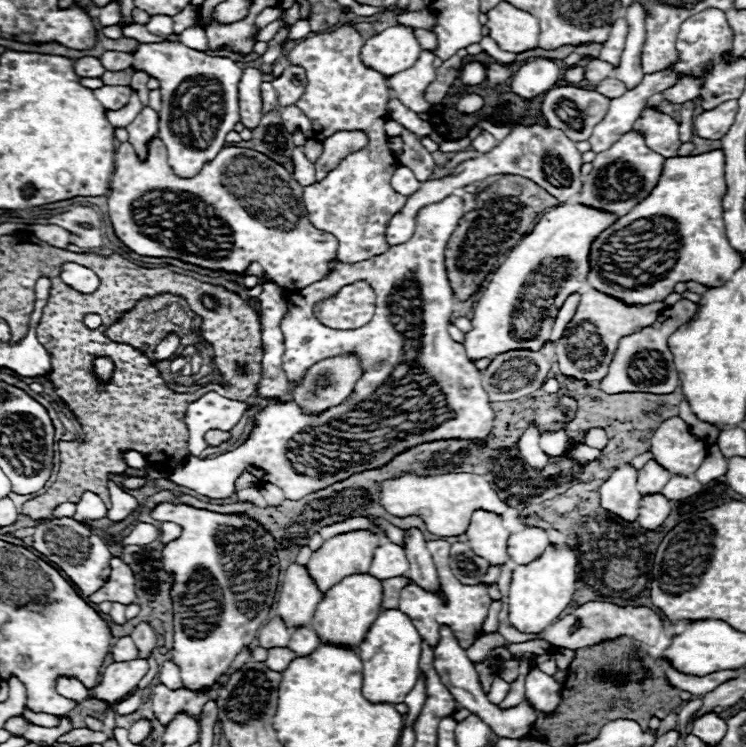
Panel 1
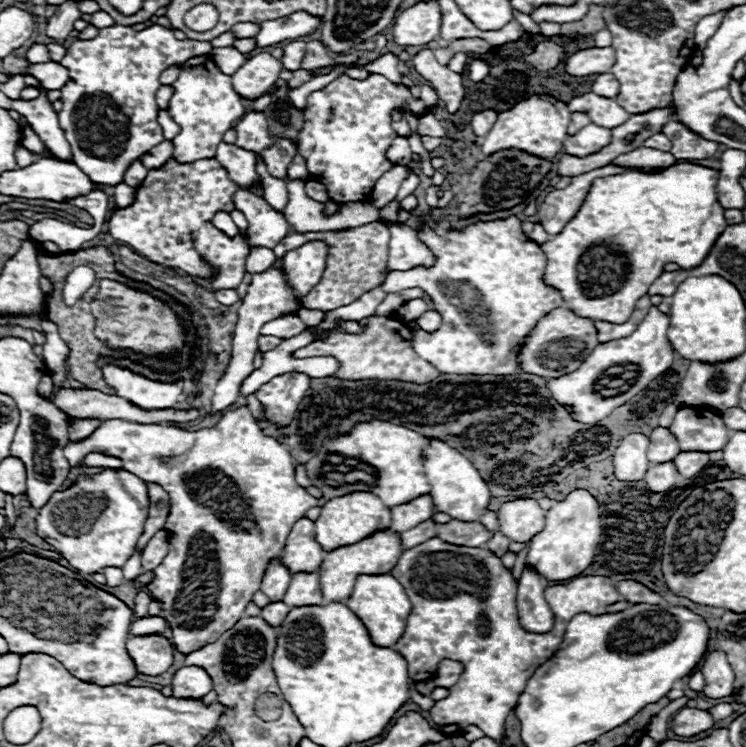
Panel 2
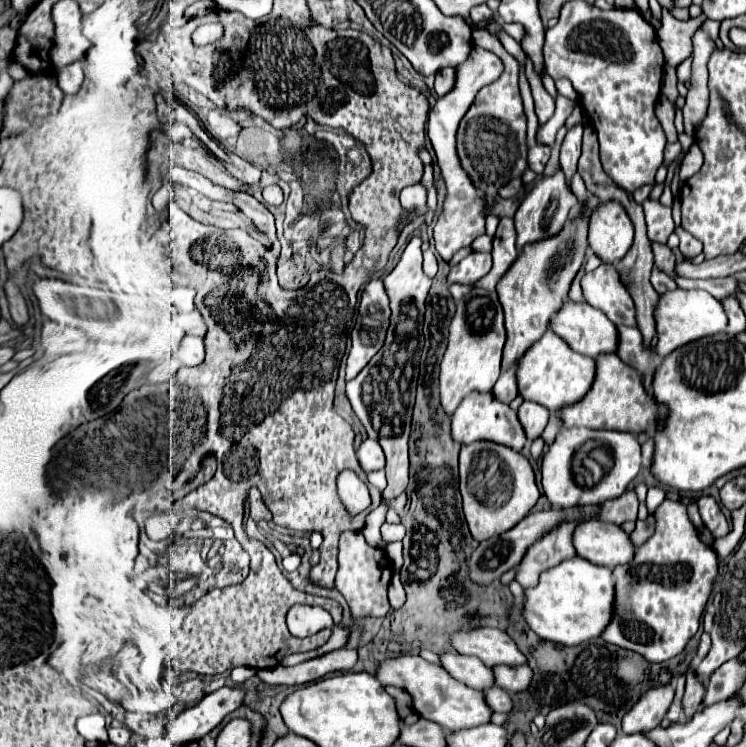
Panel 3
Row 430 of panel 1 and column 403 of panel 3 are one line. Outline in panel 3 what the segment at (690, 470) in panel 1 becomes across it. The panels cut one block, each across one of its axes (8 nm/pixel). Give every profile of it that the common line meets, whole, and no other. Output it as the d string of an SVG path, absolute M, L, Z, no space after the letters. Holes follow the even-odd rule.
M404 654L392 660L384 660L376 670L376 678L382 686L396 686L396 688L406 690L414 702L414 712L420 718L440 724L444 730L474 728L474 726L490 722L492 710L484 702L484 696L480 690L472 690L464 686L462 682L454 680L442 666L430 664L420 656Z

